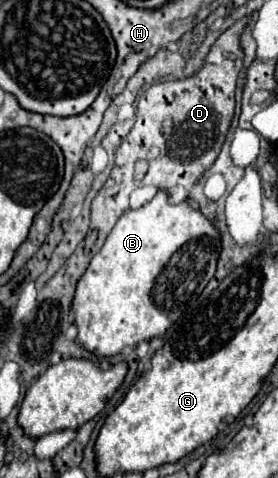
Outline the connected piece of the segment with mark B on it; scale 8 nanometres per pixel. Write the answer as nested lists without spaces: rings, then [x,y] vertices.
[[[158,191],[156,197],[140,209],[126,211],[76,283],[72,299],[74,325],[78,327],[76,341],[96,357],[112,357],[124,347],[136,347],[140,341],[164,337],[170,325],[176,323],[176,319],[192,301],[196,301],[206,283],[214,277],[220,247],[220,233],[212,221],[208,221],[198,209],[190,209],[186,201],[170,205],[164,191]]]

